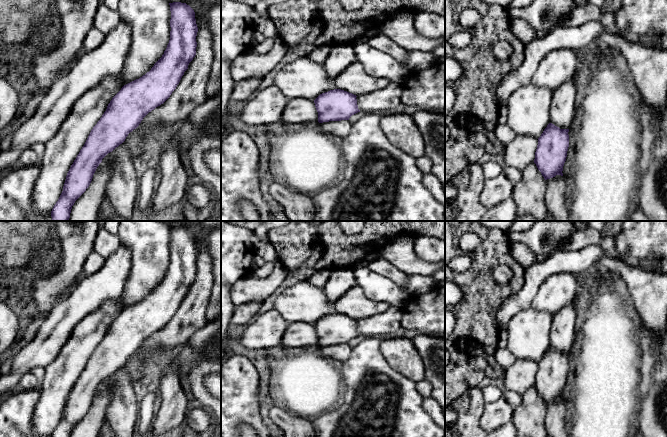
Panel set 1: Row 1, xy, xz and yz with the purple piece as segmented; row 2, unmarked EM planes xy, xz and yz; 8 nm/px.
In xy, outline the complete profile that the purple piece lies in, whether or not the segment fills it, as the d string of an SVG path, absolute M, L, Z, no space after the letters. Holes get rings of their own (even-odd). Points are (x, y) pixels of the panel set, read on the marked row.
M173 2L169 3L169 5L171 11L170 40L164 54L151 70L126 85L123 84L122 71L102 79L98 85L86 91L76 100L70 114L58 132L45 144L45 151L39 160L41 170L32 195L33 210L38 217L50 212L52 221L69 221L72 206L89 187L102 159L122 144L128 134L139 126L143 118L156 107L163 104L176 89L184 72L188 69L189 63L196 55L198 27L195 12L189 5L181 2Z

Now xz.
M341 89L320 94L315 100L291 98L283 111L281 122L307 124L349 120L360 112L356 95Z

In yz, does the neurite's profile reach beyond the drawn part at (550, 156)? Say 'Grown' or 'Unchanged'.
Grown

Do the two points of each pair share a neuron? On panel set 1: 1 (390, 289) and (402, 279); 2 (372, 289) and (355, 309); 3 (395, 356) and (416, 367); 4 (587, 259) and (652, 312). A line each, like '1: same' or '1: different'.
1: different
2: different
3: same
4: different

